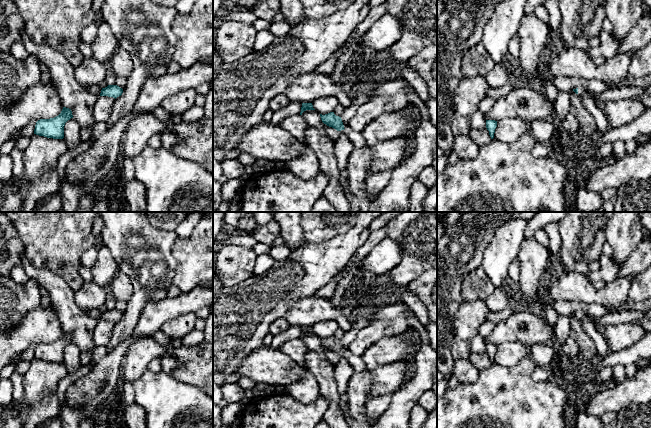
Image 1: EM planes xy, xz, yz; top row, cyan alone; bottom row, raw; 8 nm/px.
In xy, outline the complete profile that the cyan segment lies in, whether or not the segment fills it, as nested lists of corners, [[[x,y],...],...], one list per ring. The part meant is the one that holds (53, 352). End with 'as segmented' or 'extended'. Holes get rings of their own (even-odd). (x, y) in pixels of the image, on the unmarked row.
[[[63,331],[58,340],[38,344],[35,349],[34,358],[47,362],[63,363],[65,347],[71,342],[73,342],[71,333]]] | as segmented

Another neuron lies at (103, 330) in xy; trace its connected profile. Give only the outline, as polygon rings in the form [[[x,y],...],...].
[[[98,320],[93,332],[95,346],[103,346],[109,343],[115,324],[113,321]]]

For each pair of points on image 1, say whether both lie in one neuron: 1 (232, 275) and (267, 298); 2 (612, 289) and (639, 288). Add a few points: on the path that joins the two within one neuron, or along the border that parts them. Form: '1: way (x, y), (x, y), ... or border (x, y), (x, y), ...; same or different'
1: border (253, 274), (232, 286), (223, 286); different
2: border (631, 282), (628, 288), (628, 298); different

